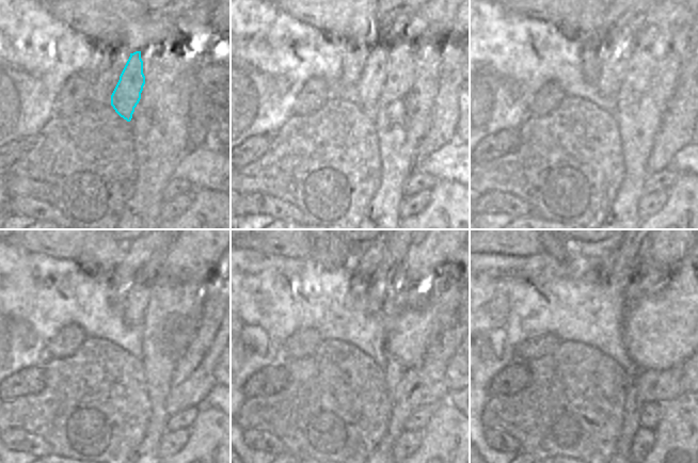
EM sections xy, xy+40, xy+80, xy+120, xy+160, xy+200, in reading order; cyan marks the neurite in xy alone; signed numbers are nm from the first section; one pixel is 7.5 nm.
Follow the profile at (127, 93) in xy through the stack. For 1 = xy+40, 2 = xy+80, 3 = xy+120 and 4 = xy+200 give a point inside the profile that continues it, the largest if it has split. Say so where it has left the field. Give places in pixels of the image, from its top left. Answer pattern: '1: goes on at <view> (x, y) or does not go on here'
1: goes on at xy+40 (373, 77)
2: goes on at xy+80 (618, 52)
3: goes on at xy+120 (138, 297)
4: goes on at xy+200 (619, 269)

